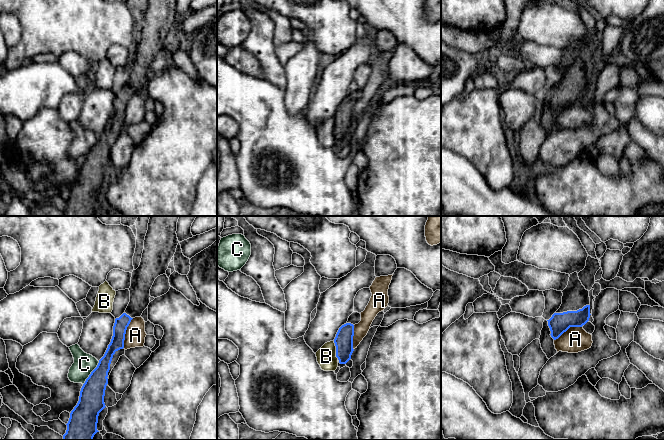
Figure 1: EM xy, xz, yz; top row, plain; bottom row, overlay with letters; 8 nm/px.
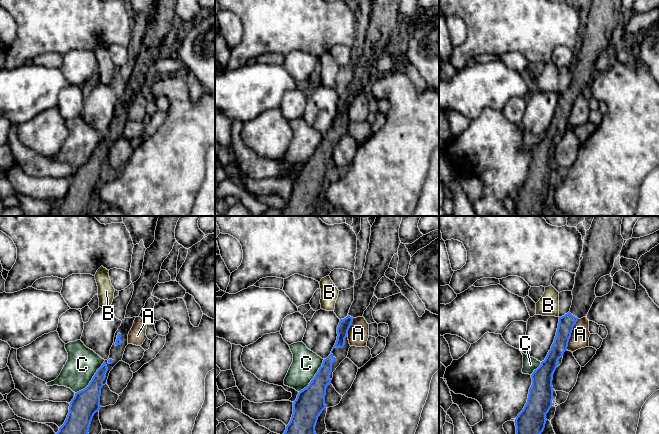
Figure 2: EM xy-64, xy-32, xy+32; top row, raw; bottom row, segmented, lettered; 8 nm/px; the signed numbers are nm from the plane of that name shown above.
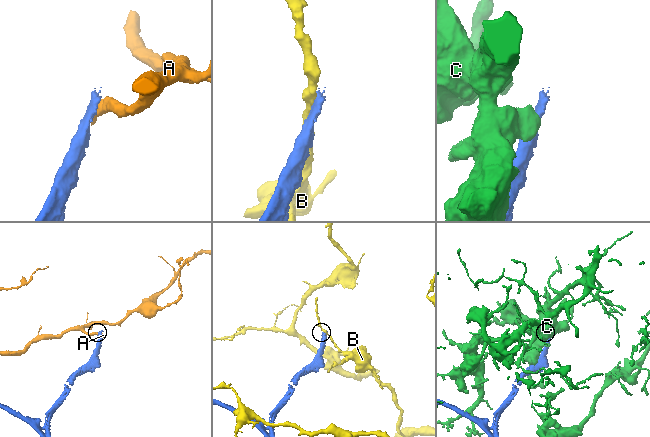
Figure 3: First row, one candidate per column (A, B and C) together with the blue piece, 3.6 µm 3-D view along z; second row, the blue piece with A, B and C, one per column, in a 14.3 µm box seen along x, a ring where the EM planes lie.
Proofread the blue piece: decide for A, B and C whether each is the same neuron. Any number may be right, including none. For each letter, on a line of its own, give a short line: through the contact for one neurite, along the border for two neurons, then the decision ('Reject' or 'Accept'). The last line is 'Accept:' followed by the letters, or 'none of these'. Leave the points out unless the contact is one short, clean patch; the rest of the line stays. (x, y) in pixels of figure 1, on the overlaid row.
A: Reject
B: Line: xz (333, 341), (335, 356), (338, 359). Reject
C: Reject
Accept: none of these

